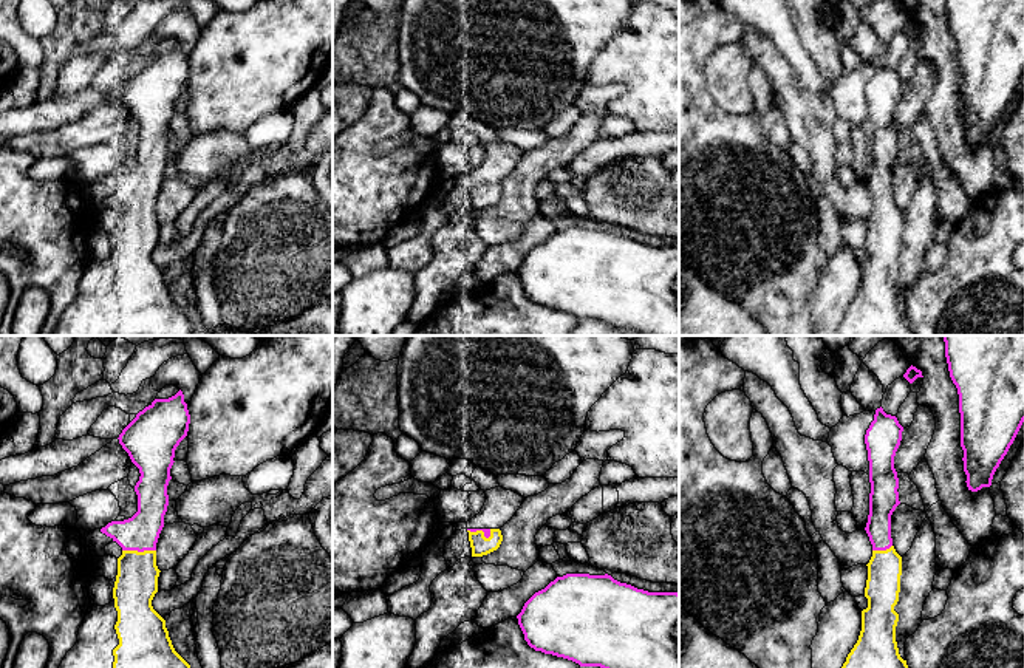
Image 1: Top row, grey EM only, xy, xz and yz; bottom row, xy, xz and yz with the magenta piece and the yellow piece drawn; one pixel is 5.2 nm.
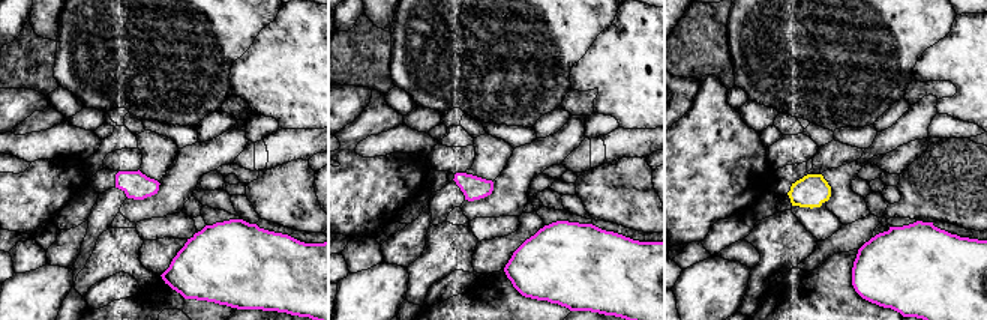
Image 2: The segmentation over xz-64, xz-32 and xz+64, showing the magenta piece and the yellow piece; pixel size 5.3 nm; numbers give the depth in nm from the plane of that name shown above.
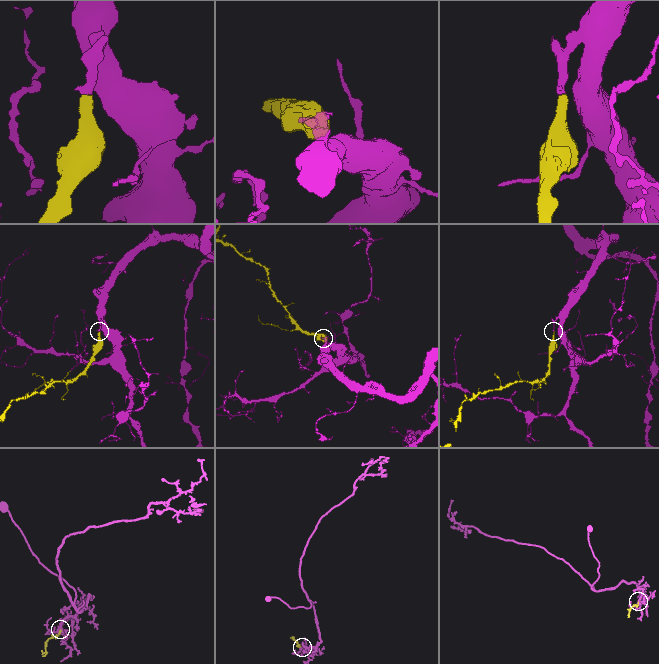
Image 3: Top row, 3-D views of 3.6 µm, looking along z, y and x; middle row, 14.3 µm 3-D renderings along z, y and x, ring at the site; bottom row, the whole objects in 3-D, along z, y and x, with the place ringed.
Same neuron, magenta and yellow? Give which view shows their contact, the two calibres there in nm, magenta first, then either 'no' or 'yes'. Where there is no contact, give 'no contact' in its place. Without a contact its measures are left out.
contact in xy; calibres 190 and 220 nm; yes

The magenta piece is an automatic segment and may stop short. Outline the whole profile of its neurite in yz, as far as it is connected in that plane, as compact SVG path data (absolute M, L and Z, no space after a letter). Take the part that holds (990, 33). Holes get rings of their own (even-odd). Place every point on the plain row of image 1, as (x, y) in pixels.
M945 0L959 48L961 101L967 141L990 141L993 128L1024 76L1024 0Z

